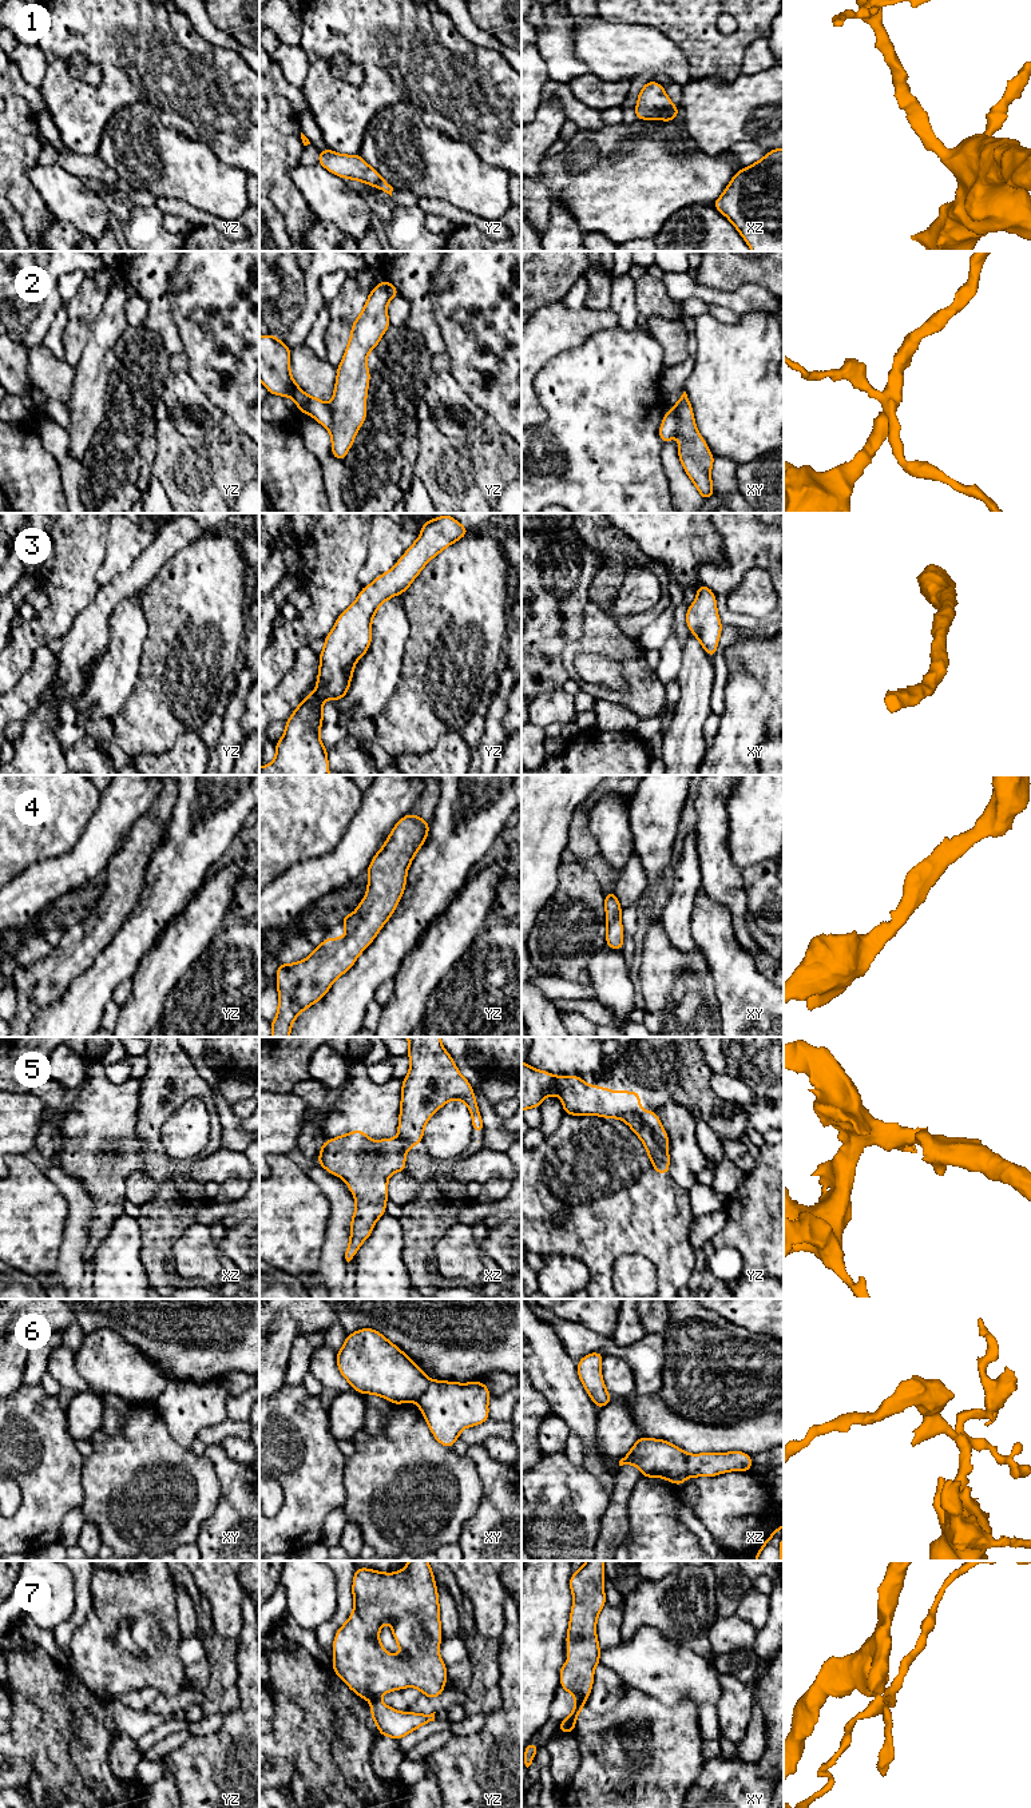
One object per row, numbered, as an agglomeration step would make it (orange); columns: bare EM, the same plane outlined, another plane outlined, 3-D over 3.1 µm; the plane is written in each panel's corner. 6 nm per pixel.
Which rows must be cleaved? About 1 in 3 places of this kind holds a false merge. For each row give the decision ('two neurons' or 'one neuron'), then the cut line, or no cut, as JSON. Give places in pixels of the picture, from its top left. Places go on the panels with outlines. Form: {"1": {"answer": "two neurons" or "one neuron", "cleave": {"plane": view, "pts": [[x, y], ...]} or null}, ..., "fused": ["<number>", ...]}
{"1": {"answer": "one neuron", "cleave": null}, "2": {"answer": "two neurons", "cleave": {"plane": "xy", "pts": [[674, 405], [678, 413], [678, 424], [673, 434]]}}, "3": {"answer": "one neuron", "cleave": null}, "4": {"answer": "one neuron", "cleave": null}, "5": {"answer": "two neurons", "cleave": {"plane": "yz", "pts": [[642, 1111], [626, 1112], [621, 1117]]}}, "6": {"answer": "two neurons", "cleave": {"plane": "xz", "pts": [[685, 1454], [689, 1475]]}}, "7": {"answer": "two neurons", "cleave": {"plane": "xy", "pts": [[577, 1699], [583, 1701]]}}, "fused": ["2", "5", "6", "7"]}

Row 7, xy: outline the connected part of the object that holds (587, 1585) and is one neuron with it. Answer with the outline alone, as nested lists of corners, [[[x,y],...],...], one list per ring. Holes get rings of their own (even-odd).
[[[587,1561],[570,1578],[574,1597],[566,1636],[570,1660],[560,1668],[560,1686],[580,1701],[588,1698],[595,1666],[600,1662],[595,1628],[606,1605],[604,1575],[604,1561]]]

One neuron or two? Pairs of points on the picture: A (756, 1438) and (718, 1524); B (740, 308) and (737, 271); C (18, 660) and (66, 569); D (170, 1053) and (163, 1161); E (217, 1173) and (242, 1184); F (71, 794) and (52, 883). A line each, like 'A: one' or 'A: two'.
A: two
B: two
C: one
D: one
E: two
F: two

